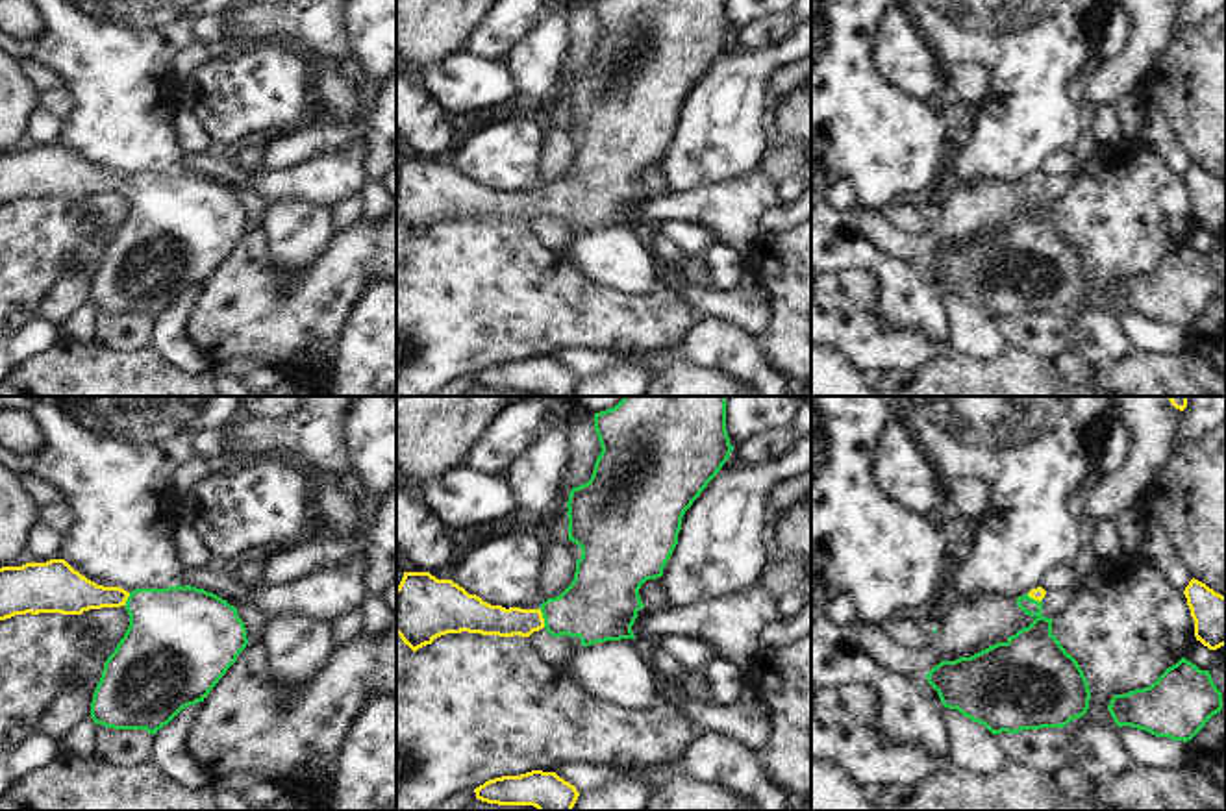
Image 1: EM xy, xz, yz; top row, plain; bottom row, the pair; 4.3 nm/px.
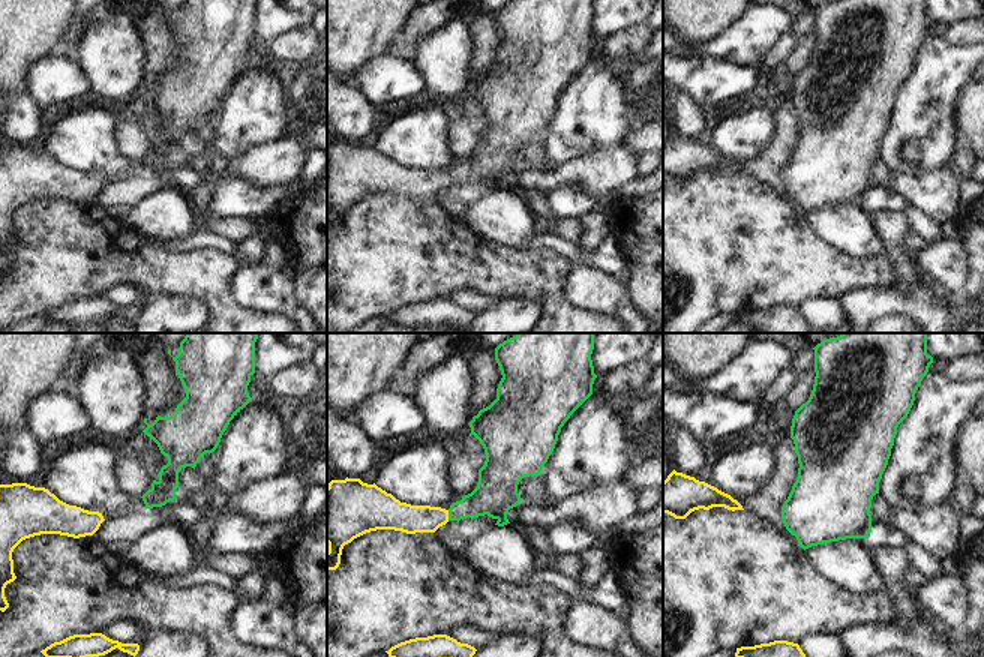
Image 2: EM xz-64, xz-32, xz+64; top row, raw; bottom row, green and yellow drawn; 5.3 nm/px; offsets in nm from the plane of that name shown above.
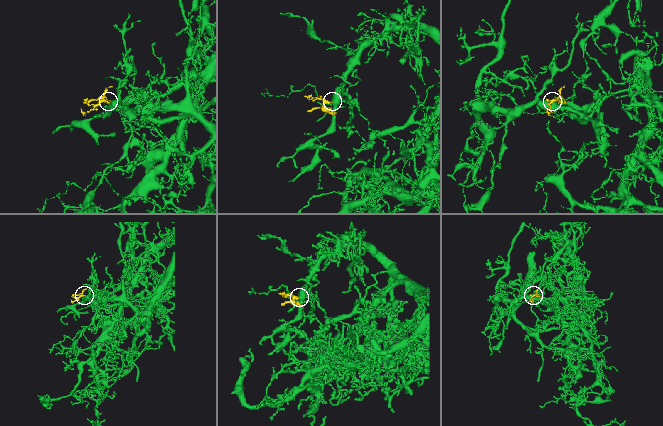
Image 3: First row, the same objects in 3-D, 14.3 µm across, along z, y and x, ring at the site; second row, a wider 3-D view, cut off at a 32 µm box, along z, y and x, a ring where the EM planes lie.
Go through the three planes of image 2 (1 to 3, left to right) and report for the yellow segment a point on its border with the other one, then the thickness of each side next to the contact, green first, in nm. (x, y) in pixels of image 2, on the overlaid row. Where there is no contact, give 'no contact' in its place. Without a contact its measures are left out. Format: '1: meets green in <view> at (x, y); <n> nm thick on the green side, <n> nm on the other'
1: no contact
2: meets green in xz-32 at (449, 515); 200 nm thick on the green side, 150 nm on the other
3: no contact

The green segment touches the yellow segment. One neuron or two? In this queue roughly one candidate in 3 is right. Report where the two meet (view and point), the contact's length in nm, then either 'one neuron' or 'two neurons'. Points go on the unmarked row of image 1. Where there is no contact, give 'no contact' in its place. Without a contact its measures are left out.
xz (543, 202) | 90 nm | one neuron

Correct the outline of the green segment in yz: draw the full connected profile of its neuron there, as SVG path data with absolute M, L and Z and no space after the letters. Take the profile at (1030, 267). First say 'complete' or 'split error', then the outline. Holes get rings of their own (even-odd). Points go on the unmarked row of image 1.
split error; M1037 172L1017 183L1017 191L1035 204L1028 213L1019 215L1006 228L996 228L970 243L941 246L926 259L928 268L937 276L945 293L957 294L972 307L983 309L993 320L1002 317L1019 318L1022 315L1063 313L1087 298L1091 283L1089 268L1078 246L1052 218L1054 206L1041 200L1045 180L1046 176Z

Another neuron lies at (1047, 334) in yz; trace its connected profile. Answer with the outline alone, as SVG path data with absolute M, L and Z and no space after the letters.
M1041 313L1019 318L1002 317L996 318L996 324L1007 346L1056 359L1059 354L1069 352L1069 331L1074 318L1065 313Z

